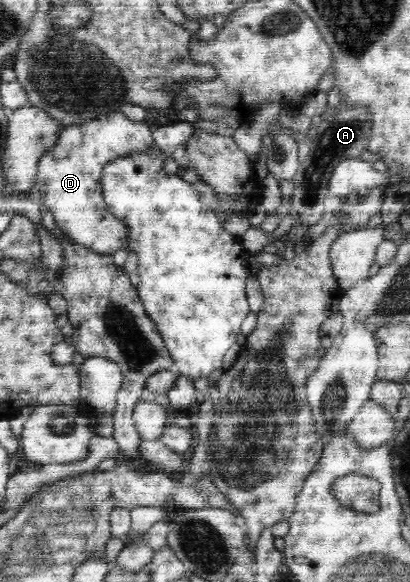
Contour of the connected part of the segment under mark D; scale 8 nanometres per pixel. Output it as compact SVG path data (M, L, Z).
M116 110L98 119L65 126L56 146L40 158L36 184L42 203L52 212L61 232L73 242L105 255L126 249L129 228L105 207L102 171L115 158L131 152L151 151L155 145L152 133L145 120L130 120Z

